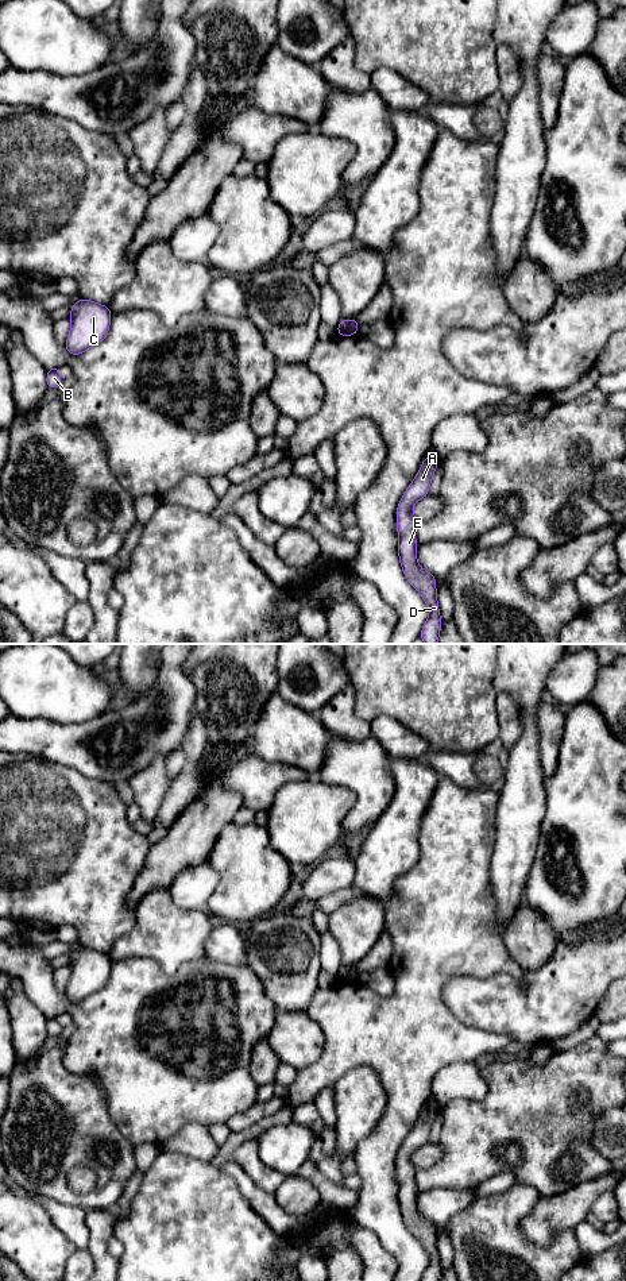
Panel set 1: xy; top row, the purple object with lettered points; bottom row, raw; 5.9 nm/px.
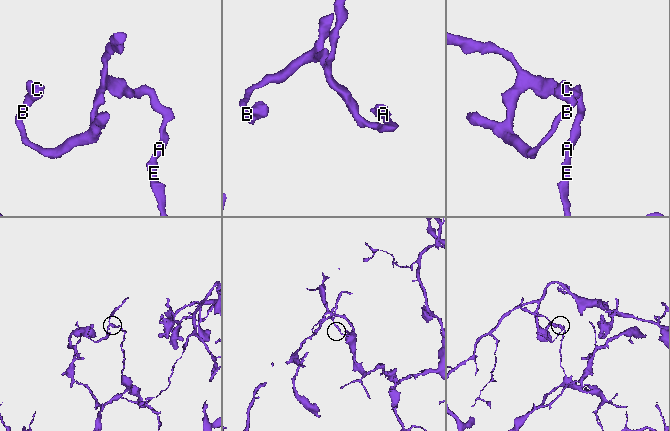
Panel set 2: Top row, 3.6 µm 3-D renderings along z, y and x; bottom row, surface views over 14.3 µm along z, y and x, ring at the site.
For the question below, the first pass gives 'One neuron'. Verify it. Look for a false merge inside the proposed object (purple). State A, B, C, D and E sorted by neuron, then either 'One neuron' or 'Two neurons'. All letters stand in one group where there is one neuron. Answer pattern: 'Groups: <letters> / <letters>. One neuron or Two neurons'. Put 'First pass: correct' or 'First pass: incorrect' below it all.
Groups: A D E / B C. Two neurons
First pass: incorrect

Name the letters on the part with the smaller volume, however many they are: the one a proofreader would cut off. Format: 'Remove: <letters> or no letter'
Remove: B, C

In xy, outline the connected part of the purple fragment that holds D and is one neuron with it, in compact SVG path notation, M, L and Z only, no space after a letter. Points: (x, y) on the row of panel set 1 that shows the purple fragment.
M430 455L424 459L418 474L403 493L397 508L399 563L406 579L429 606L429 617L420 633L425 644L438 644L443 622L437 602L436 576L421 568L417 562L418 543L416 540L414 528L418 520L413 514L413 505L428 495L437 466L438 462Z

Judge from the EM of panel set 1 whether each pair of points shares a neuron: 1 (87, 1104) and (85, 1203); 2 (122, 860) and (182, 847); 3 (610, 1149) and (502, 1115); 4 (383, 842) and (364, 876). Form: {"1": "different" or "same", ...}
{"1": "same", "2": "different", "3": "different", "4": "same"}

